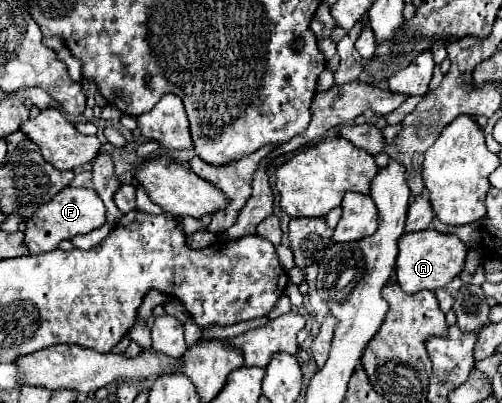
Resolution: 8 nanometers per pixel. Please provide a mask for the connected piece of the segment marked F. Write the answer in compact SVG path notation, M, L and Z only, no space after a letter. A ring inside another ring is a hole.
M63 188L57 196L53 196L51 202L43 204L33 218L27 220L25 228L25 246L29 248L29 254L41 254L51 252L59 246L61 240L71 240L77 234L93 232L95 228L101 228L105 224L105 206L103 200L97 196L91 188Z

